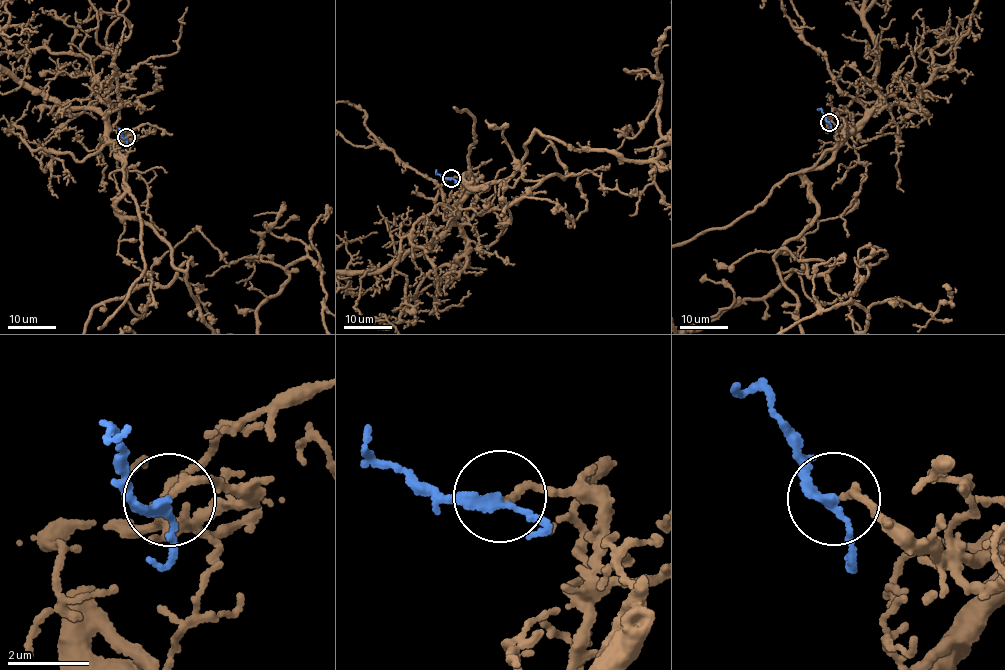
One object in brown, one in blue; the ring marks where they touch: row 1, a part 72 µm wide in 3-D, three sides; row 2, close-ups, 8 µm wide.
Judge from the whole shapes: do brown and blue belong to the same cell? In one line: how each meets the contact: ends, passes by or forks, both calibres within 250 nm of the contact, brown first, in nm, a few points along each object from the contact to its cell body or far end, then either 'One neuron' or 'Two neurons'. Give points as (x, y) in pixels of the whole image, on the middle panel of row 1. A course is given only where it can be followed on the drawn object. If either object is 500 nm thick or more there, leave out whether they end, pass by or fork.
At the ring brown ends. At the ring blue passes by. Thickness 190 nm (brown) against 190 nm. Course of blue: (452, 178), (445, 178), (435, 170). One neuron

